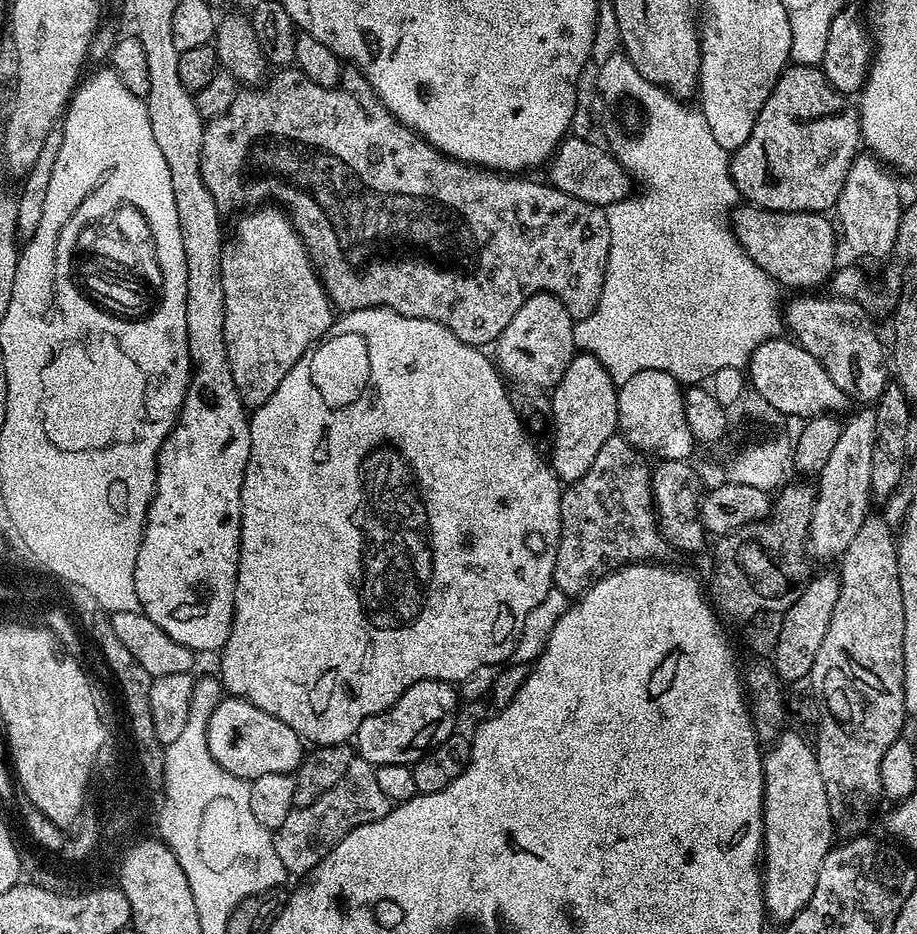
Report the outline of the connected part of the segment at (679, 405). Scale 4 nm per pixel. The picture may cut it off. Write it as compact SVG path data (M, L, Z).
M642 370L623 381L618 394L619 429L634 447L660 460L688 460L691 457L696 441L686 422L684 390L675 376L666 371Z

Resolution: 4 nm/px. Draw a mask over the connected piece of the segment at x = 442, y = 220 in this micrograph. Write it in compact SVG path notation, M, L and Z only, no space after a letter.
M299 70L277 72L280 73L272 77L269 75L266 82L259 86L248 86L237 91L234 102L228 109L221 116L215 116L205 123L200 173L221 210L240 208L243 204L260 206L265 202L275 202L283 206L292 225L296 227L297 234L304 239L304 245L312 257L312 266L328 293L328 299L339 311L341 308L341 313L357 312L363 308L389 308L403 316L445 324L463 344L477 346L495 345L502 330L510 326L510 318L514 318L514 314L522 310L522 302L539 292L550 292L559 298L576 320L585 320L587 316L594 314L602 298L602 286L610 254L610 222L606 222L606 214L601 205L582 202L582 198L574 198L552 187L548 182L539 184L536 180L524 180L528 178L520 174L501 174L445 156L415 130L401 124L397 116L391 116L388 107L377 98L376 91L368 85L368 81L359 71L352 70L349 76L347 73L335 88L310 82Z

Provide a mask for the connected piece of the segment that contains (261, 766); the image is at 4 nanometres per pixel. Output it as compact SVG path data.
M240 696L221 699L208 723L208 745L227 772L249 782L262 774L295 773L306 755L305 741L293 728Z

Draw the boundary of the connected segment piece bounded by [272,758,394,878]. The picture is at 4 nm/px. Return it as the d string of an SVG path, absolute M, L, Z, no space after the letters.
M353 758L350 770L346 770L342 779L335 786L330 786L330 790L326 790L318 802L305 808L293 808L290 818L286 818L286 822L274 830L272 845L274 850L278 850L278 858L282 858L285 873L292 875L293 872L296 878L300 878L318 866L318 862L322 862L322 858L326 858L332 847L346 838L350 830L366 822L386 818L393 807L392 800L386 798L378 786L374 765L368 760Z

